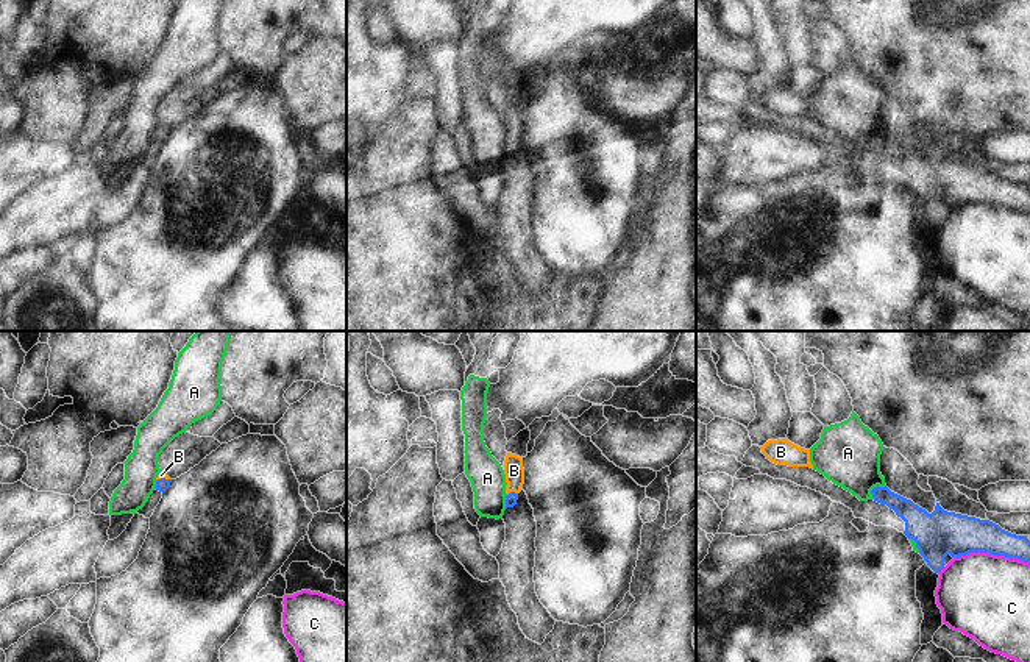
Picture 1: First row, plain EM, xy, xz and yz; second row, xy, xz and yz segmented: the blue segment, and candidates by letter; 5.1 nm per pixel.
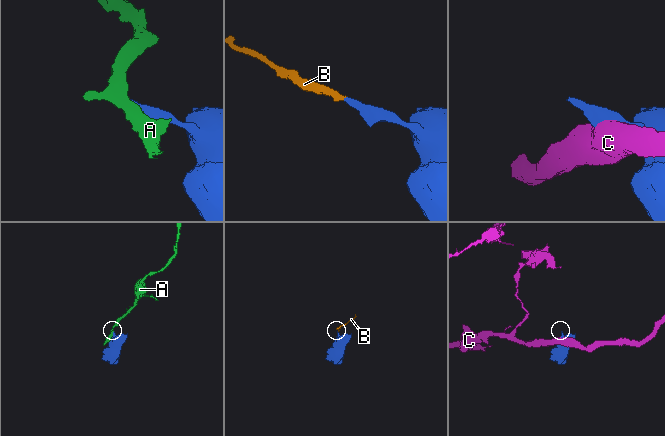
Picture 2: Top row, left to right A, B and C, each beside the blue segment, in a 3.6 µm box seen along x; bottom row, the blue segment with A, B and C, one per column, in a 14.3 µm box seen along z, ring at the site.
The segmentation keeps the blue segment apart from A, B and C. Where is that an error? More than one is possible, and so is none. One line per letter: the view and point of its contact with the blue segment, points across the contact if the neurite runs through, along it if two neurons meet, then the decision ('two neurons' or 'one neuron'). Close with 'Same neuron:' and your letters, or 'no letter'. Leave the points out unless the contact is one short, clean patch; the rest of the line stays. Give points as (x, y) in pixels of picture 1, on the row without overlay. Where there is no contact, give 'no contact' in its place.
A: meets blue in yz at (874, 138); border along yz (885, 135), (876, 136), (871, 141), (873, 149); two neurons
B: meets blue in xz at (512, 142); runs through xz (511, 150), (512, 142), (514, 121); one neuron
C: meets blue in yz at (991, 203); two neurons
Same neuron: B

